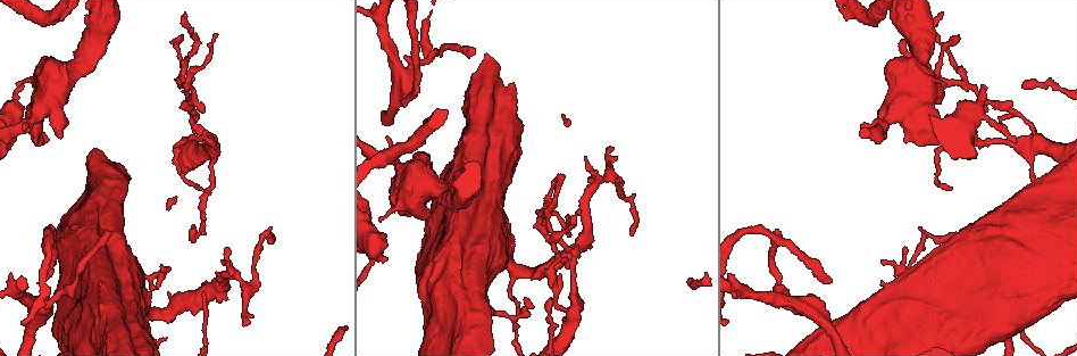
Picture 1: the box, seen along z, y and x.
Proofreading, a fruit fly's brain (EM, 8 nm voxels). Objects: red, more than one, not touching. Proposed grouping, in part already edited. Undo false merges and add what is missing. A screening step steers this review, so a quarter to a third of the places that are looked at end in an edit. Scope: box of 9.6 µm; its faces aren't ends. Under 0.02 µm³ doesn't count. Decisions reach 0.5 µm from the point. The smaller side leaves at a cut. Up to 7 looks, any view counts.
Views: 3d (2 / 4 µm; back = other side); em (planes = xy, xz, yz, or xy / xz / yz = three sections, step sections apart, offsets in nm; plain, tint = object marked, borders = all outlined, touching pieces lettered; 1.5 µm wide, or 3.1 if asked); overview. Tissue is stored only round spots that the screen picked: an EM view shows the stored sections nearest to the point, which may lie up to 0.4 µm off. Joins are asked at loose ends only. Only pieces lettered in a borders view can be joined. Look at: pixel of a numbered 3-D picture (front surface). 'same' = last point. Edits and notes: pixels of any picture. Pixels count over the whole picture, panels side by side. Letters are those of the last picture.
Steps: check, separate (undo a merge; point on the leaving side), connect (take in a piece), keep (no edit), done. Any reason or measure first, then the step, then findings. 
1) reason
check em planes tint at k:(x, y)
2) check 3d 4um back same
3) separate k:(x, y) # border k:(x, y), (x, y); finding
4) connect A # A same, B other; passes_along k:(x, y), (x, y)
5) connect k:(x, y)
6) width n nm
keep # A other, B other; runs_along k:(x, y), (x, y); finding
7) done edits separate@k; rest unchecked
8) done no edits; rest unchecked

abrupt turn
check 3d 4um at 1:(407, 71)

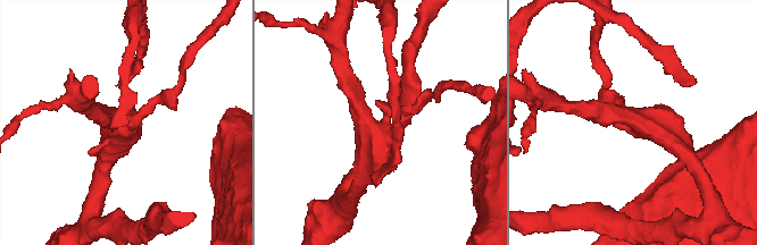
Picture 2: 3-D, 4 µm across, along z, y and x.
arms 3; arm_widths 160, 280, 320 nm
check em planes tint at 2:(640, 124)

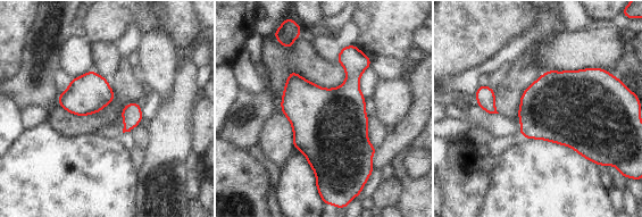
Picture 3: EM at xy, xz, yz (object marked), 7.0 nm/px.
see the neighbours
check em planes borders same

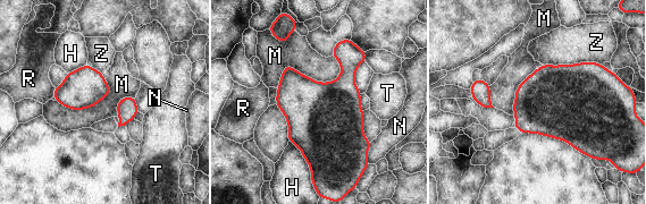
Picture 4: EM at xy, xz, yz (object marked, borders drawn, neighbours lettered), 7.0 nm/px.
keep # H other, M other, N other, R other, T other, Z other; border 4:(341, 64), (277, 88); one cell here

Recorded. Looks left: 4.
sudden change in width
check em xy step 4 tint at 1:(31, 128)

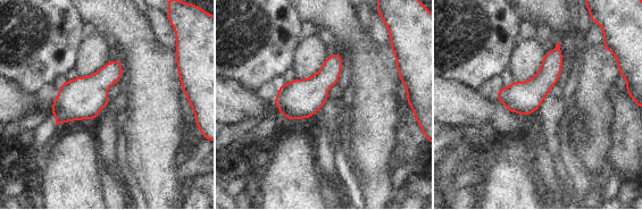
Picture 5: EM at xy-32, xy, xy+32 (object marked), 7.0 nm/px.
see the neighbours
check em xy step 4 borders same

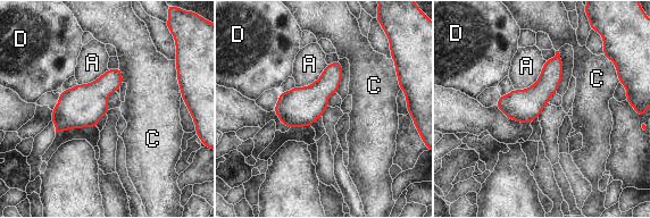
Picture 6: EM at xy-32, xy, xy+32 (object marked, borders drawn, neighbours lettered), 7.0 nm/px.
keep # A other, C other, D other; border 6:(176, 75), (182, 95); all the same cell

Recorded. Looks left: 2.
stops while still wide
check em yz step 4 borders at 1:(388, 258)

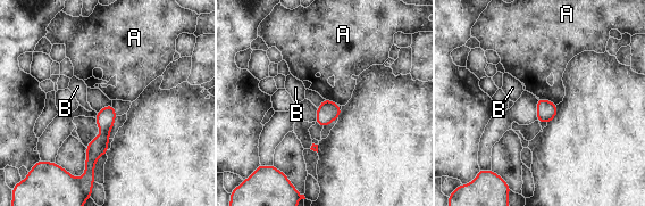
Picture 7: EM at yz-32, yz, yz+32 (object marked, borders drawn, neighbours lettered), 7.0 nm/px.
check em planes borders same

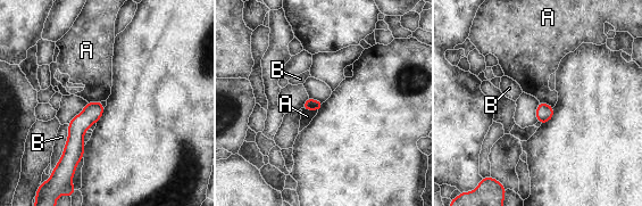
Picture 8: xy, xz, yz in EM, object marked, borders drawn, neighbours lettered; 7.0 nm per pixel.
keep # A other, B other; runs_along 8:(99, 105), (77, 126), (71, 162); no lettered piece goes on from it

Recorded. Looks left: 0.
done no edits; rest unchecked

